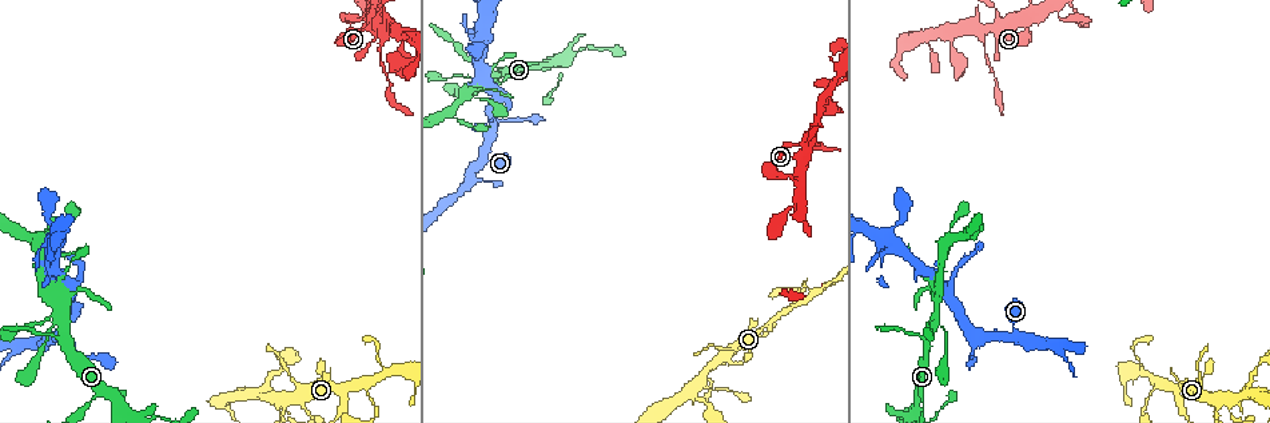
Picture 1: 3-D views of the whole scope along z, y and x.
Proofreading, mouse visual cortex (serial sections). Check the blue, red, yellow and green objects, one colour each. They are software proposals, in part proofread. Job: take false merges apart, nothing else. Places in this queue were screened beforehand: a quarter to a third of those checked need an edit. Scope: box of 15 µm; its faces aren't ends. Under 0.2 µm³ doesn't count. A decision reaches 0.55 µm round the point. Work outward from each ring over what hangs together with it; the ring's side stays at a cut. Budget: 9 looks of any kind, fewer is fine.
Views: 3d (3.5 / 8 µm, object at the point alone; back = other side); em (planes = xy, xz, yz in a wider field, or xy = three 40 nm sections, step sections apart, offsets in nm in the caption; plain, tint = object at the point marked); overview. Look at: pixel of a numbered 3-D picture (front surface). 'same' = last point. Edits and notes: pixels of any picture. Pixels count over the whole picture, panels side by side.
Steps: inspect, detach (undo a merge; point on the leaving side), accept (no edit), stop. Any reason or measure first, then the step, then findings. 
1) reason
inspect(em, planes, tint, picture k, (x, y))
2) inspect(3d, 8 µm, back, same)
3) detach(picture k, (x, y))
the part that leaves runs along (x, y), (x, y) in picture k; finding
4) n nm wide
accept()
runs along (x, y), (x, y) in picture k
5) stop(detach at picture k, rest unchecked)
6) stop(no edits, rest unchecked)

abrupt turn
inspect(3d, 3.5 µm, picture 1, (299, 395))

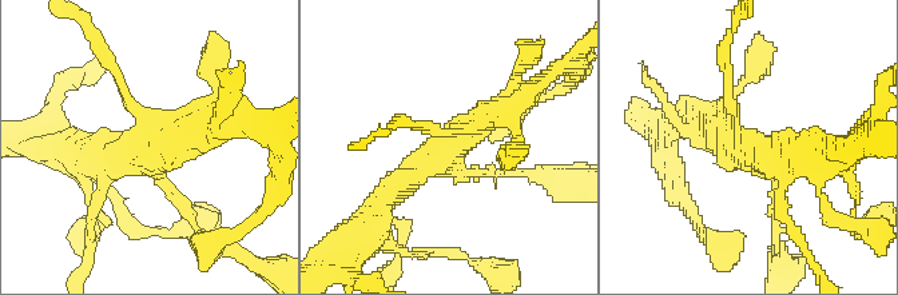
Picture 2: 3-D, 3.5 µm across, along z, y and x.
now the EM
inspect(em, xy, step 1, tint, picture 2, (442, 150))

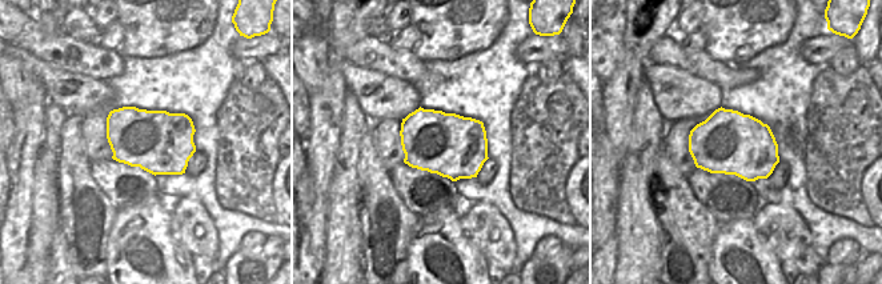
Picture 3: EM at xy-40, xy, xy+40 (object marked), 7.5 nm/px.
accept()
runs along (512, 102), (421, 163), (376, 211) in picture 2; all the same cell

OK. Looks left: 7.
abrupt turn
inspect(3d, 3.5 µm, picture 1, (1244, 397))

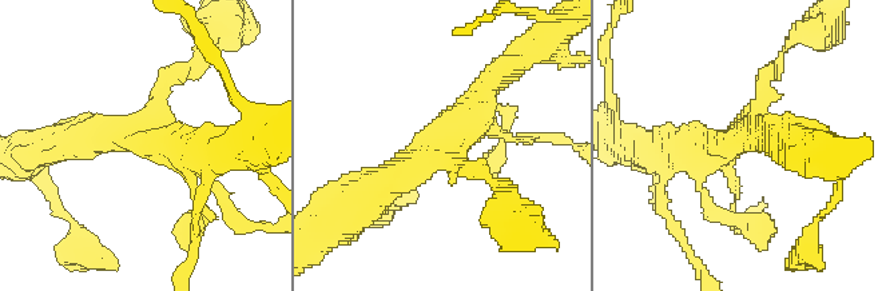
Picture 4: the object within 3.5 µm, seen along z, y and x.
inspect(em, xy, step 2, tint, picture 4, (138, 137))

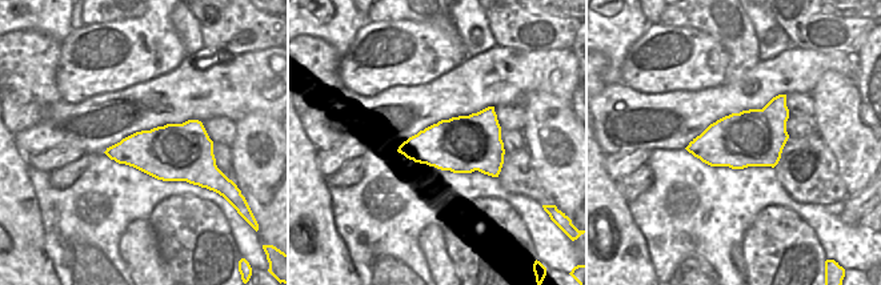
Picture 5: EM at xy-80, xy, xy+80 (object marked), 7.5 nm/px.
440 nm wide
accept()
runs along (497, 76), (473, 118), (366, 195) in picture 4; one cell here

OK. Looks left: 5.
three arms meet
inspect(3d, 3.5 µm, picture 1, (1157, 381))

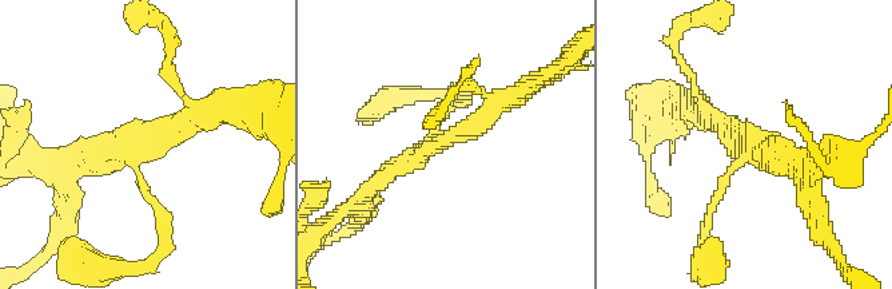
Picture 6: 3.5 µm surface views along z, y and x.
3 arms; arms of 100, 200, 250 nm; need the tissue
inspect(em, xy, step 3, tint, picture 6, (750, 150))

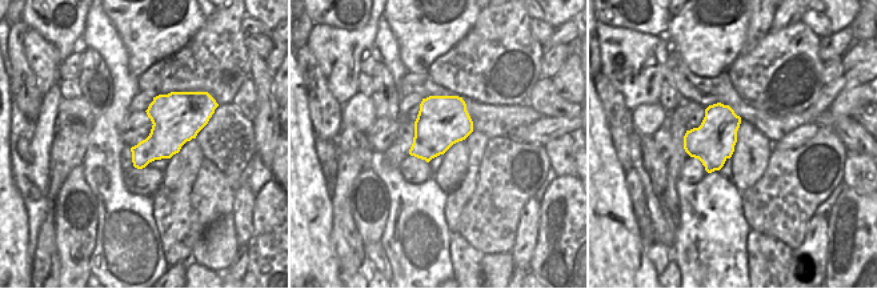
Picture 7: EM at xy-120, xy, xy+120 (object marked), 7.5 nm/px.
accept()
runs along (358, 196), (502, 103) in picture 6; all the same cell

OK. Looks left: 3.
side arm on a straight run
inspect(3d, 3.5 µm, picture 1, (1056, 349))

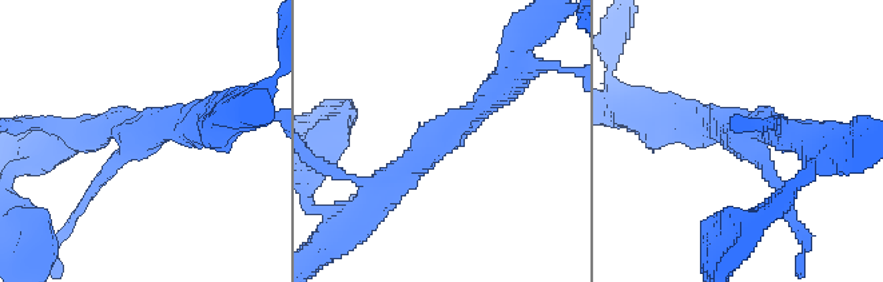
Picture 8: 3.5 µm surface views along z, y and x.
inspect(em, xy, step 3, tint, picture 8, (131, 140))

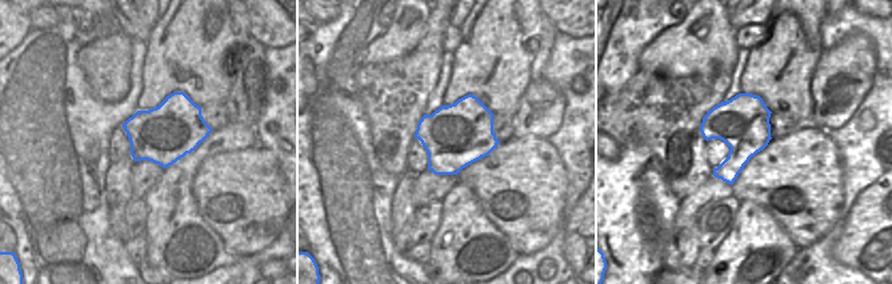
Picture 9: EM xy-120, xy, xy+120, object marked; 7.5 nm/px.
480 nm wide
accept()
runs along (498, 90), (433, 140), (372, 206) in picture 8; all the same cell

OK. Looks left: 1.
stop(no edits, rest unchecked)

